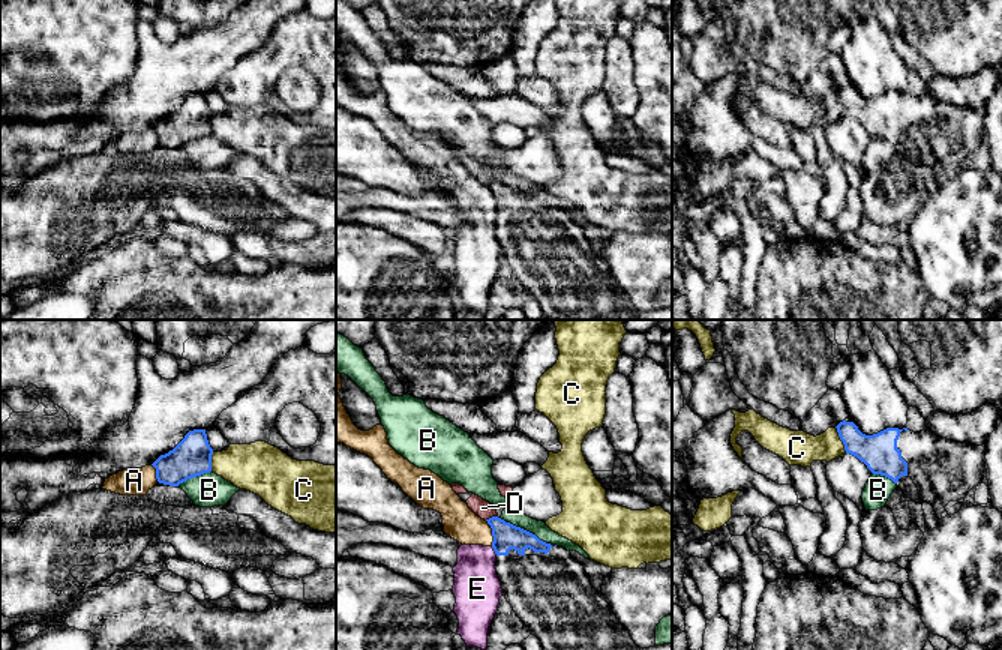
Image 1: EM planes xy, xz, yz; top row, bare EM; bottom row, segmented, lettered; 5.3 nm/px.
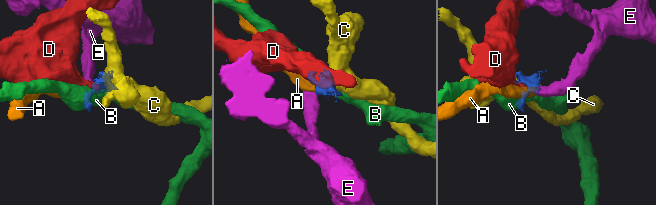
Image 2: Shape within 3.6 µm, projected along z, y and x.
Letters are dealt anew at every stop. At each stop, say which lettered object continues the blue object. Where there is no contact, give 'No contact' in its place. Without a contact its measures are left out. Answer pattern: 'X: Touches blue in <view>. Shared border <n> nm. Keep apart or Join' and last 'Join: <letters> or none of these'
A: Touches blue in xz. Shared border 150 nm. Keep apart
B: Touches blue in xz. Shared border 320 nm. Keep apart
C: Touches blue in yz. Shared border 160 nm. Keep apart
D: Touches blue in xz. Shared border 80 nm. Keep apart
E: Touches blue in xz. Shared border 60 nm. Keep apart
Join: none of these

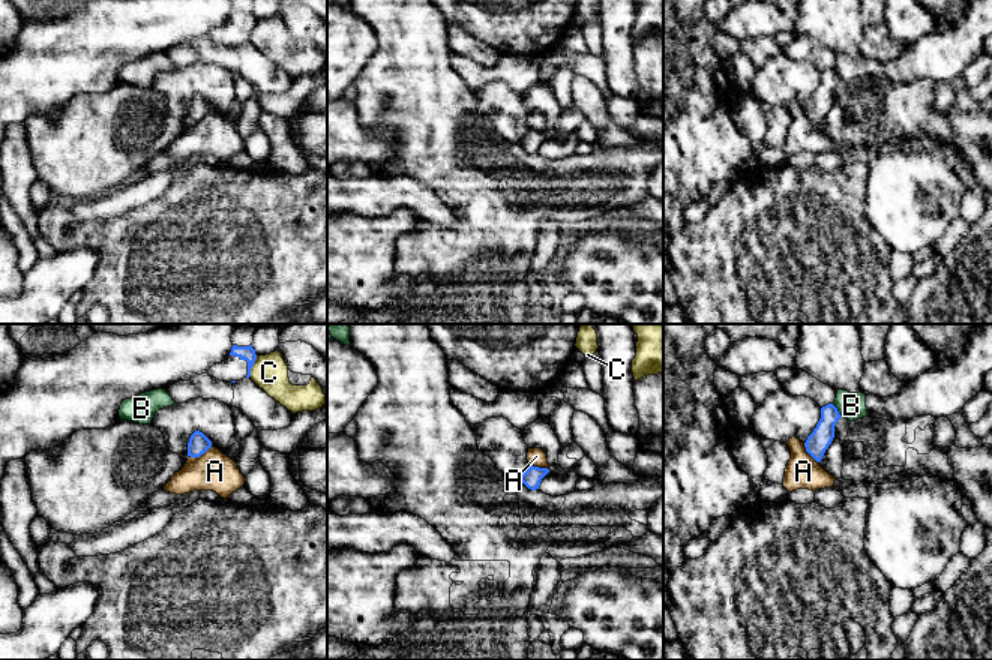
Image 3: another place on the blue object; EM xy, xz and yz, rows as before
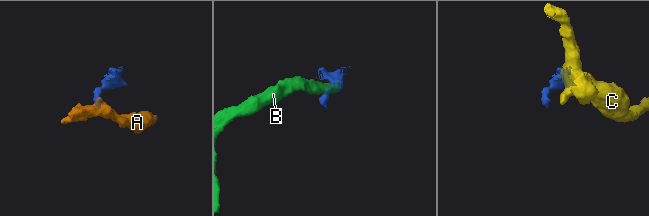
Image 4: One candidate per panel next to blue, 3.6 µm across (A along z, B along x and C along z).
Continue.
A: Touches blue in xy. Shared border 130 nm. Keep apart
B: Touches blue in yz. Shared border 90 nm. Keep apart
C: Touches blue in xy. Shared border 130 nm. Keep apart
Join: none of these

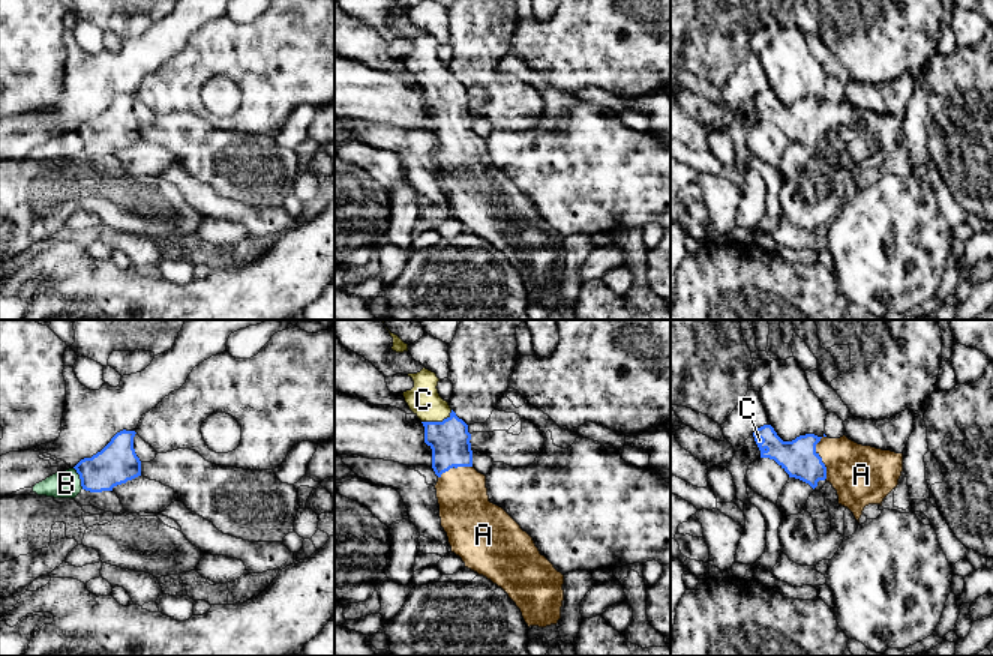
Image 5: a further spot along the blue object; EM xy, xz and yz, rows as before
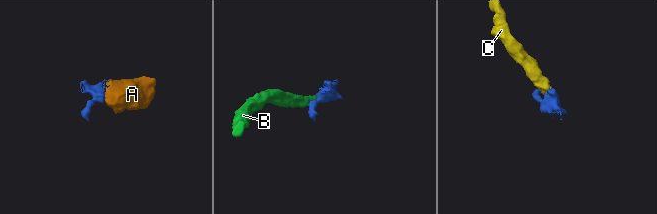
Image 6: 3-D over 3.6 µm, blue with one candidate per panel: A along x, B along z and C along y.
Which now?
A: Touches blue in yz. Shared border 240 nm. Join
B: Touches blue in xy. Shared border 130 nm. Keep apart
C: Touches blue in xz. Shared border 180 nm. Join
Join: A, C

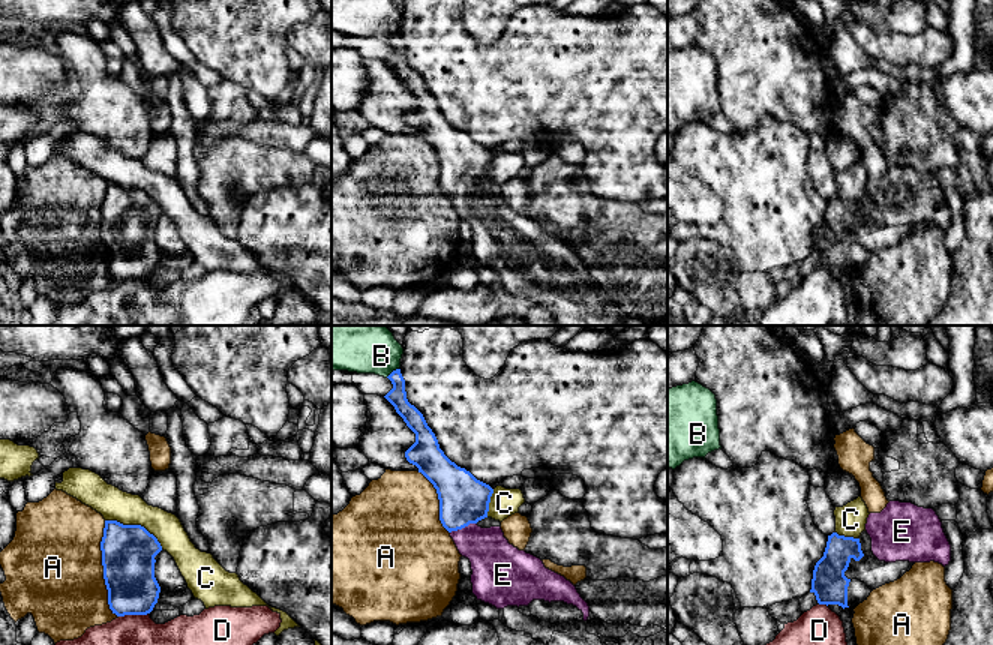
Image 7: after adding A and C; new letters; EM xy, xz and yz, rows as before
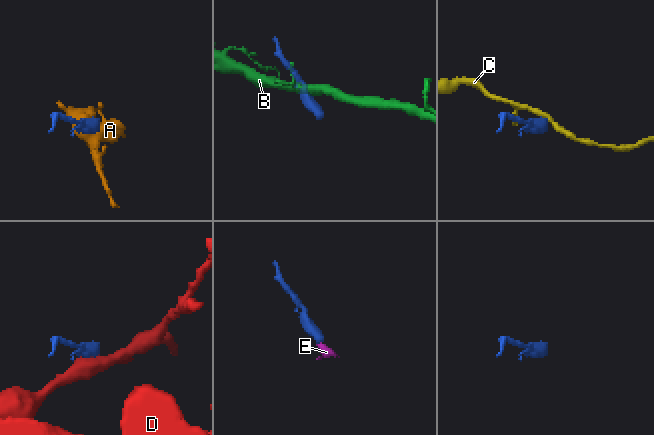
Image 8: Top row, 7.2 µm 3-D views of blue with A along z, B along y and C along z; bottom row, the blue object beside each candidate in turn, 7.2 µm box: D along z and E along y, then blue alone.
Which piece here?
A: Touches blue in xy. Shared border 550 nm. Keep apart
B: Touches blue in xz. Shared border 90 nm. Keep apart
C: Touches blue in xy. Shared border 340 nm. Keep apart
D: Touches blue in xy. Shared border 160 nm. Keep apart
E: Touches blue in xz. Shared border 160 nm. Join
Join: E

